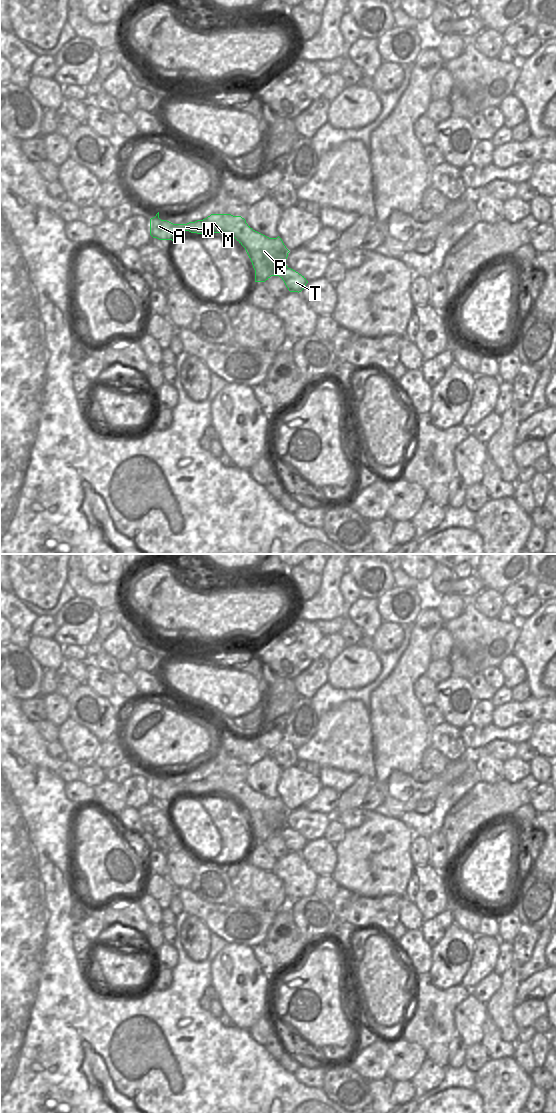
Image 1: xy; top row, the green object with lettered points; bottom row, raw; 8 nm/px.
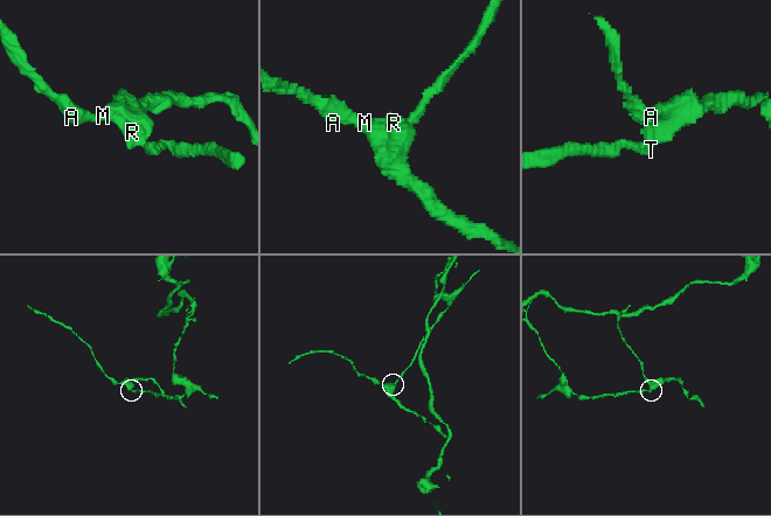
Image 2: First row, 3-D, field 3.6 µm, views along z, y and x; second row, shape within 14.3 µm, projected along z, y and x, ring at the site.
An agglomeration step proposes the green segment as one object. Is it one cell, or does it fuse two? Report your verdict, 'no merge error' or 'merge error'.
merge error

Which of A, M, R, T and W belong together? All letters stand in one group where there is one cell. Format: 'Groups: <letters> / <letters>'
Groups: A M R W / T.

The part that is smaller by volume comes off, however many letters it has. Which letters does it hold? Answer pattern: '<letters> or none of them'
A, M, R, W.

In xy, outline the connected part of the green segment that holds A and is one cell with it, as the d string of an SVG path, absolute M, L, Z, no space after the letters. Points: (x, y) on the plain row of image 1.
M158 772L155 777L150 779L150 795L153 798L174 801L181 792L185 791L203 795L206 793L223 793L235 798L245 808L252 822L255 830L255 842L265 842L271 836L278 836L287 828L286 819L290 811L286 808L282 799L279 796L277 798L269 798L253 790L241 776L211 774L203 780L197 780L187 784L173 784L167 780L161 780Z

